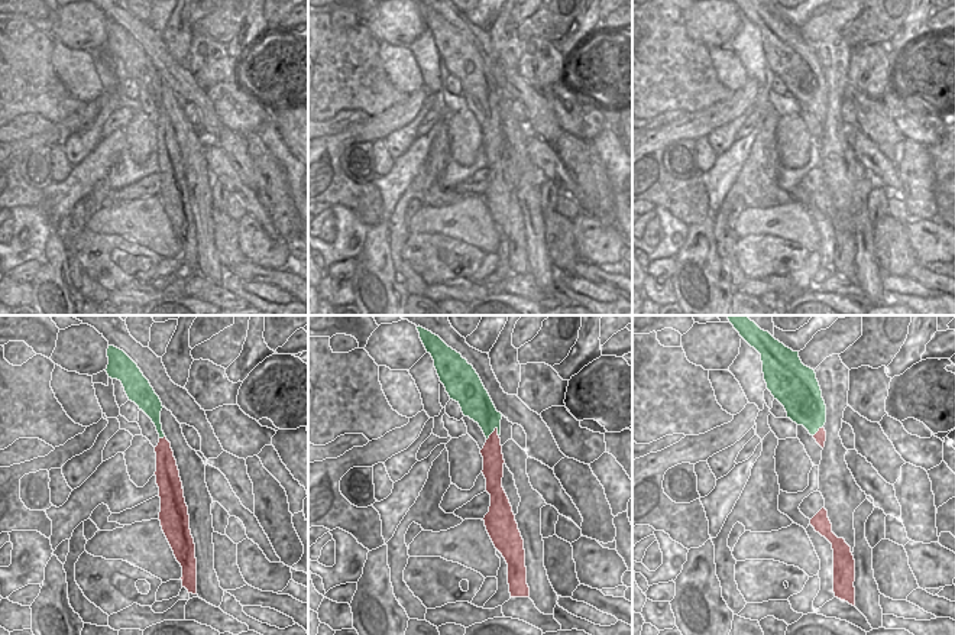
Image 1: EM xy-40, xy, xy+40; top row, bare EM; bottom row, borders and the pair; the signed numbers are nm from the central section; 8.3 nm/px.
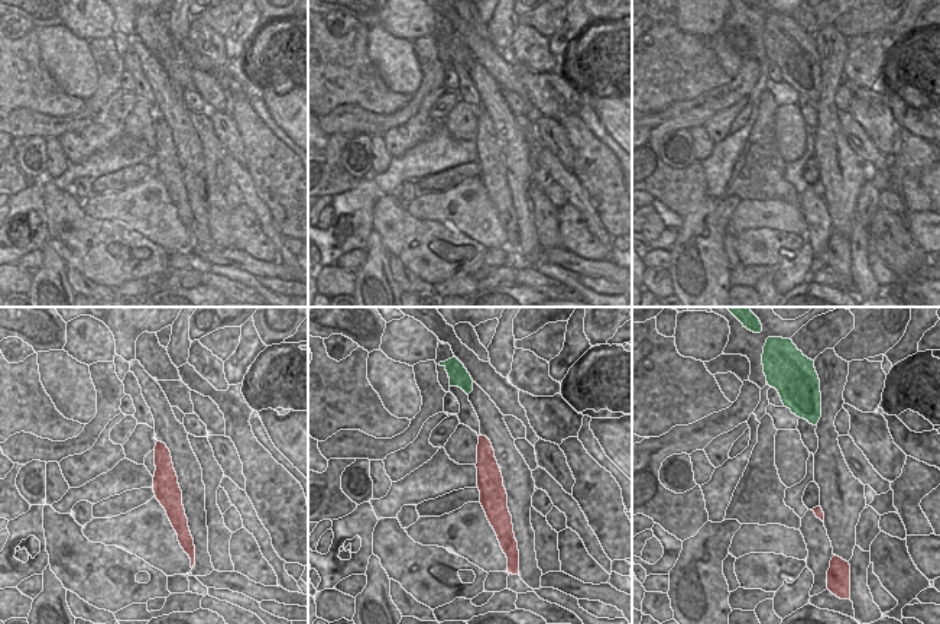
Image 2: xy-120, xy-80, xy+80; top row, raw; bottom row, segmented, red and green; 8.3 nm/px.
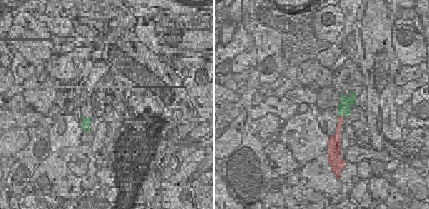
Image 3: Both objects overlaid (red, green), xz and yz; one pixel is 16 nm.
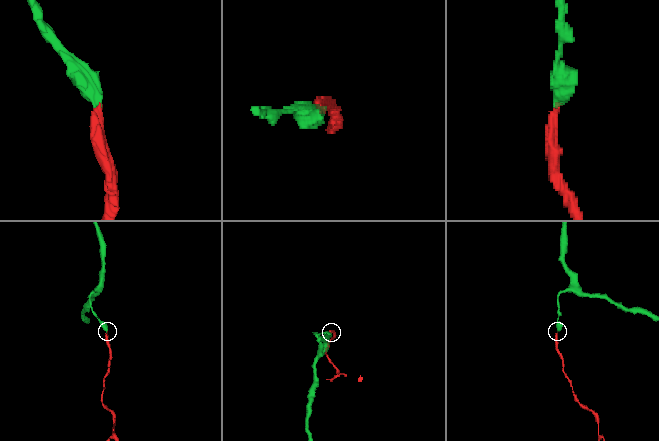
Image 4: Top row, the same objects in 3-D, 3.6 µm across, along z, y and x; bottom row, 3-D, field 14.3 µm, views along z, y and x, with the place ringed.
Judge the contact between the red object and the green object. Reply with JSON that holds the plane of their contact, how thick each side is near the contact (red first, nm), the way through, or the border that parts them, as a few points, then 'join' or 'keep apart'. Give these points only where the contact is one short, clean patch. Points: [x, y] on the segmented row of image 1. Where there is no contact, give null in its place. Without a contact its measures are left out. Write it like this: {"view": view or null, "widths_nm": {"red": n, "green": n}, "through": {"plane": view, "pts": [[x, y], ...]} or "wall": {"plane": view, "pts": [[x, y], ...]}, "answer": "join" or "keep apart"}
{"view": "xy", "widths_nm": {"red": 170, "green": 240}, "through": {"plane": "xy", "pts": [[492, 454], [491, 434], [491, 423], [479, 407]]}, "answer": "join"}

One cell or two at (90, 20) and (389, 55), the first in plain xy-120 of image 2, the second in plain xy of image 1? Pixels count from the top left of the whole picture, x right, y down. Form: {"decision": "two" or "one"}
{"decision": "two"}

